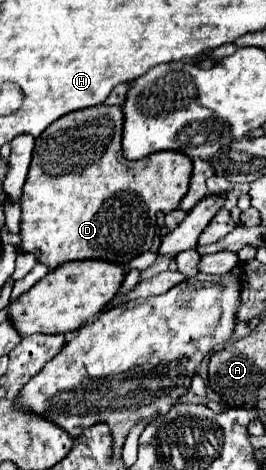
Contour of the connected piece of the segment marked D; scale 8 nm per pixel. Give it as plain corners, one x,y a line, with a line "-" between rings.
96,105
96,107
86,107
84,111
72,111
72,115
64,115
64,119
58,119
56,123
52,123
52,127
48,127
36,139
30,173
28,173
28,179
24,183
24,191
22,191
22,199
20,199
22,219
20,219
20,233
18,235
20,235
20,251
22,253
32,253
32,255
38,257
40,263
54,269
62,263
84,261
84,259
104,259
104,261
114,261
116,265
126,265
134,257
138,257
140,253
150,251
154,235
156,235
156,215
158,213
170,213
172,209
178,207
178,203
182,201
182,197
184,197
184,193
188,191
188,185
190,185
192,161
178,151
160,151
160,153
152,153
150,157
146,157
142,161
128,163
128,159
124,159
124,155
122,155
120,137
122,137
122,111
120,111
120,107

